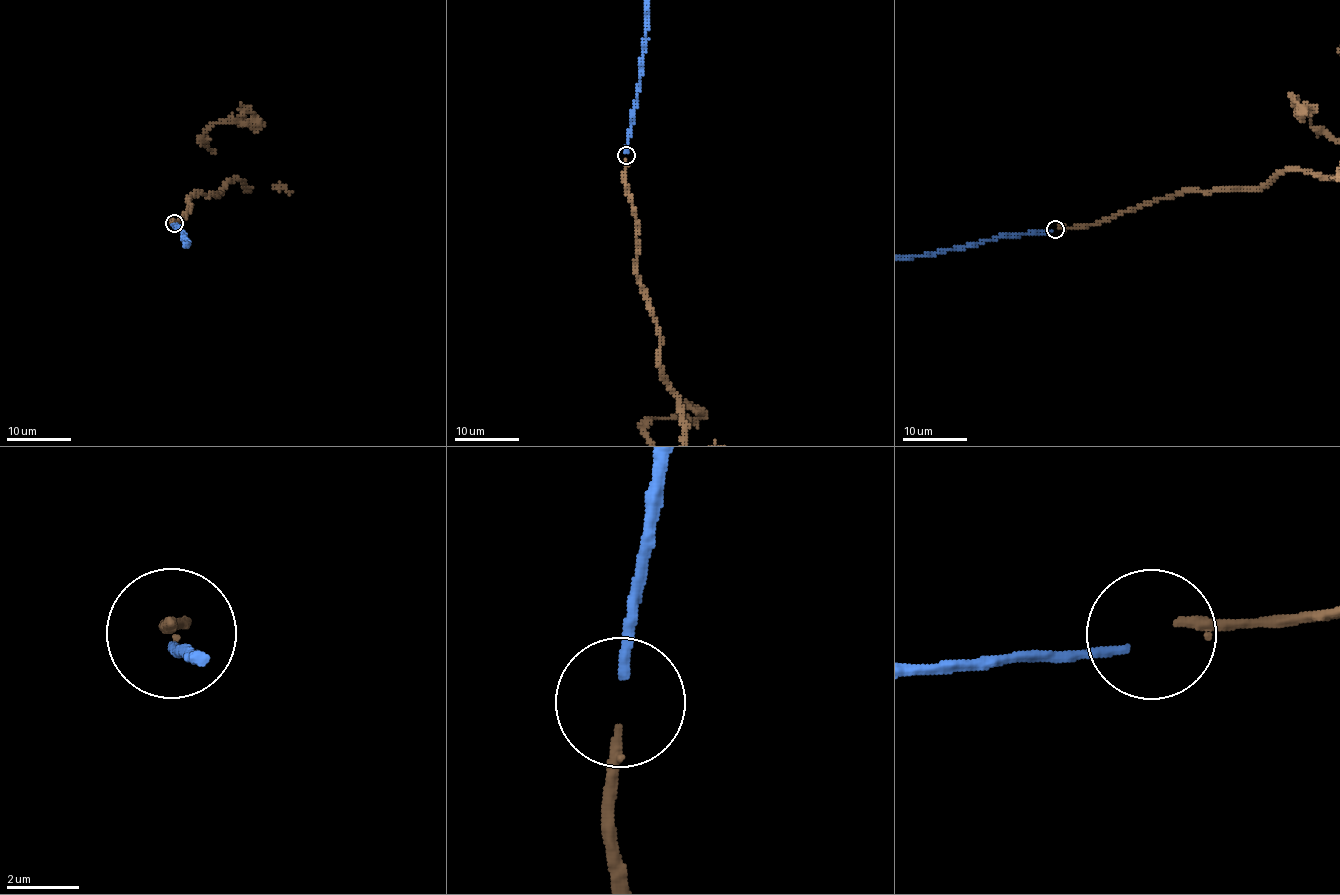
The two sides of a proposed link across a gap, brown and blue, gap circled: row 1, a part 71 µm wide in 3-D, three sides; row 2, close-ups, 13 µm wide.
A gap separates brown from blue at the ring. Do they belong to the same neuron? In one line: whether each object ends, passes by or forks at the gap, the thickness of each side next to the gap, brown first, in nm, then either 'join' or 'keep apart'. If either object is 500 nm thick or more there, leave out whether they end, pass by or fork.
brown ends there; blue ends there; 280 nm thick on the brown side, 280 nm on the other; join

